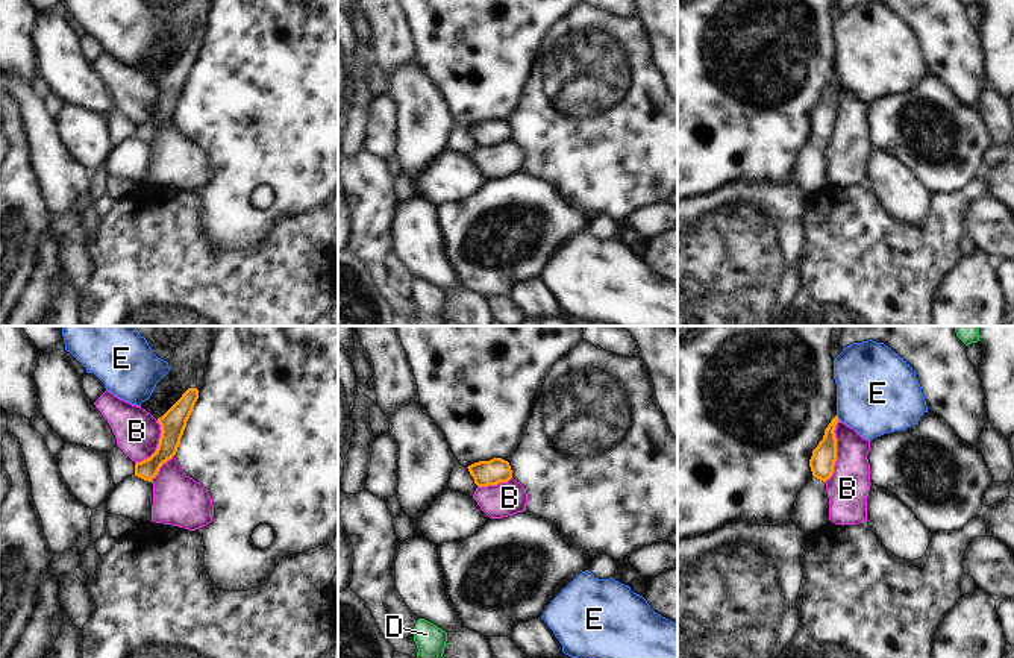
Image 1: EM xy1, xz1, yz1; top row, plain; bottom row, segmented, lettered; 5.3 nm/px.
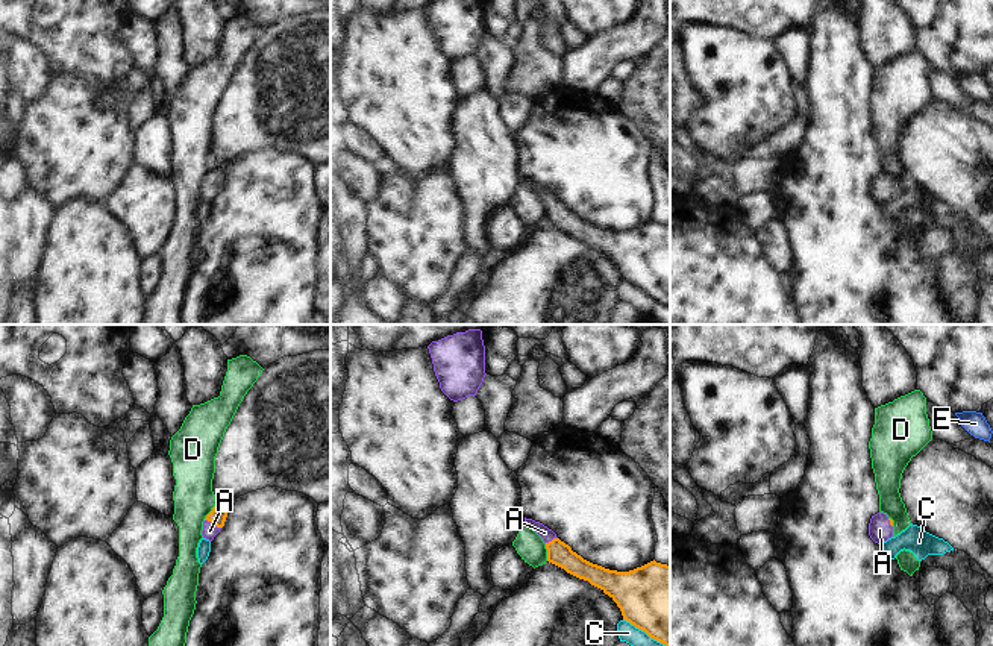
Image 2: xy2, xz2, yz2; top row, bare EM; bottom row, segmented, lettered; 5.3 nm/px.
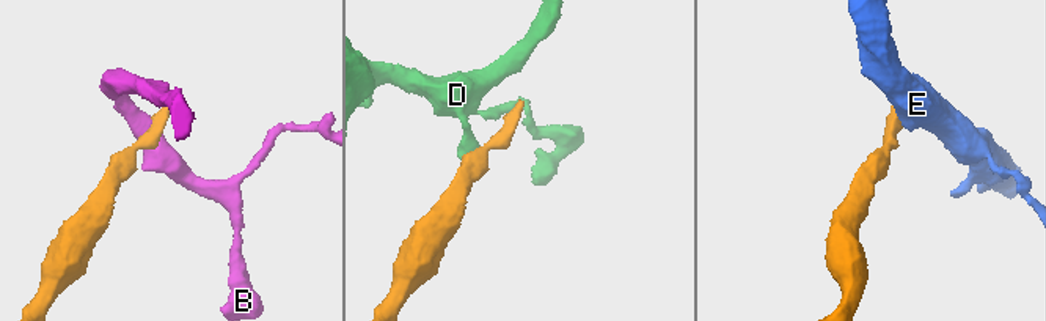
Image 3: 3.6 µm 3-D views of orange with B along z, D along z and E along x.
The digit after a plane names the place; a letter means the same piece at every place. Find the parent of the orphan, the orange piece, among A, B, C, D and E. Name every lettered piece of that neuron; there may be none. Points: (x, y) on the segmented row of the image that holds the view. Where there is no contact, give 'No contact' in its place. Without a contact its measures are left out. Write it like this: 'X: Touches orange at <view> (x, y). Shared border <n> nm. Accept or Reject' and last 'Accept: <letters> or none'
A: Touches orange at xy2 (213, 523). Shared border 100 nm. Accept
B: Touches orange at yz1 (835, 452). Shared border 340 nm. Reject
C: Touches orange at xz2 (645, 631). Shared border 280 nm. Reject
D: Touches orange at xz2 (548, 552). Shared border 100 nm. Reject
E: Touches orange at yz1 (837, 419). Shared border 40 nm. Reject
Accept: A

